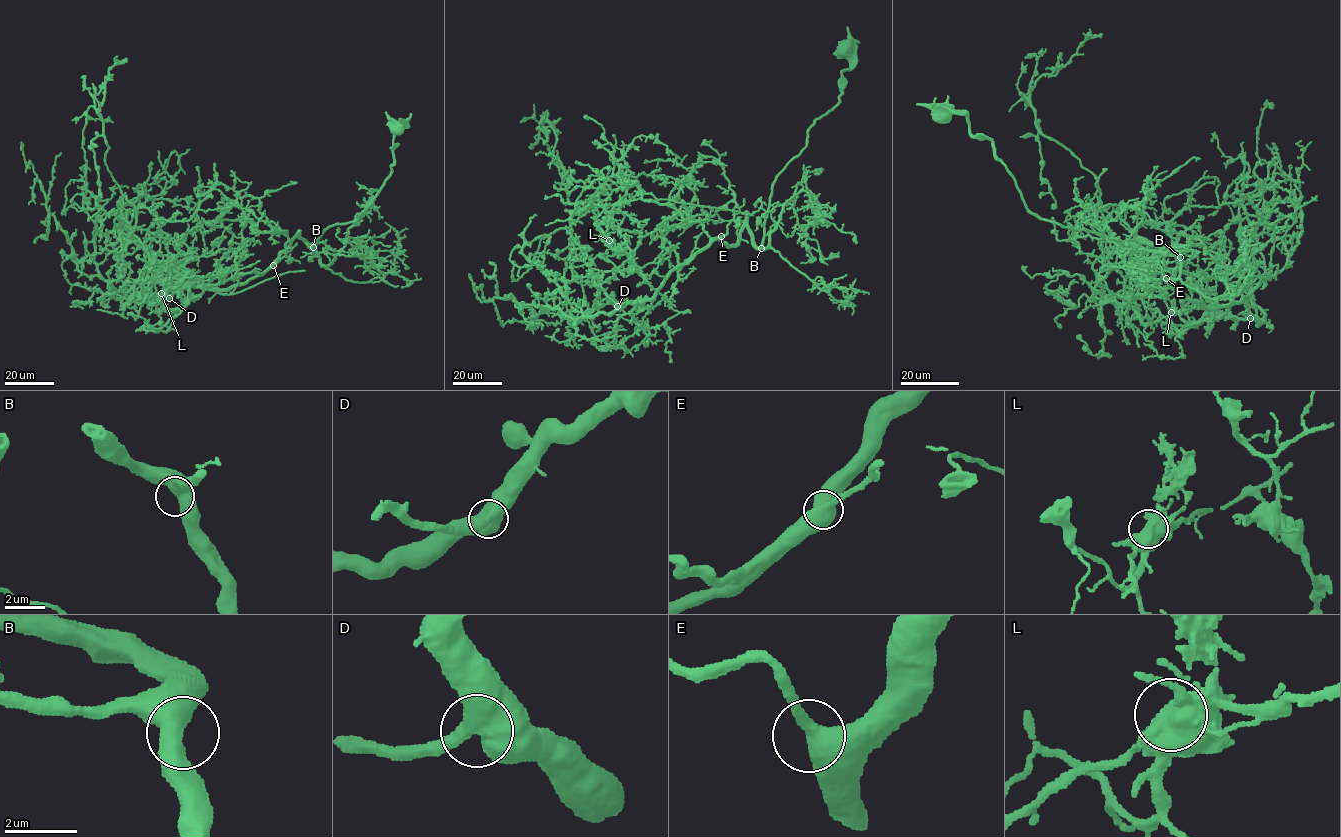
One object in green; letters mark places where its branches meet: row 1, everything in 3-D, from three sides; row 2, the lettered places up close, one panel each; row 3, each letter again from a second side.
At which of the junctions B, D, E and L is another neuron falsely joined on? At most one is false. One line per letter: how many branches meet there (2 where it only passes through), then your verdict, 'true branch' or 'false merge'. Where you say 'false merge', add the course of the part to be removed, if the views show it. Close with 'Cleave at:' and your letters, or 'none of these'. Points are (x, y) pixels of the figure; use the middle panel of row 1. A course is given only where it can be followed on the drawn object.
B: 2 branches meet; true branch
D: 2 branches meet; true branch
E: 2 branches meet; true branch
L: 2 branches meet; false merge; foreign part runs (609, 240), (607, 213), (600, 201), (576, 203), (583, 182), (561, 175), (543, 123), (539, 137), (571, 182)
Cleave at: L

